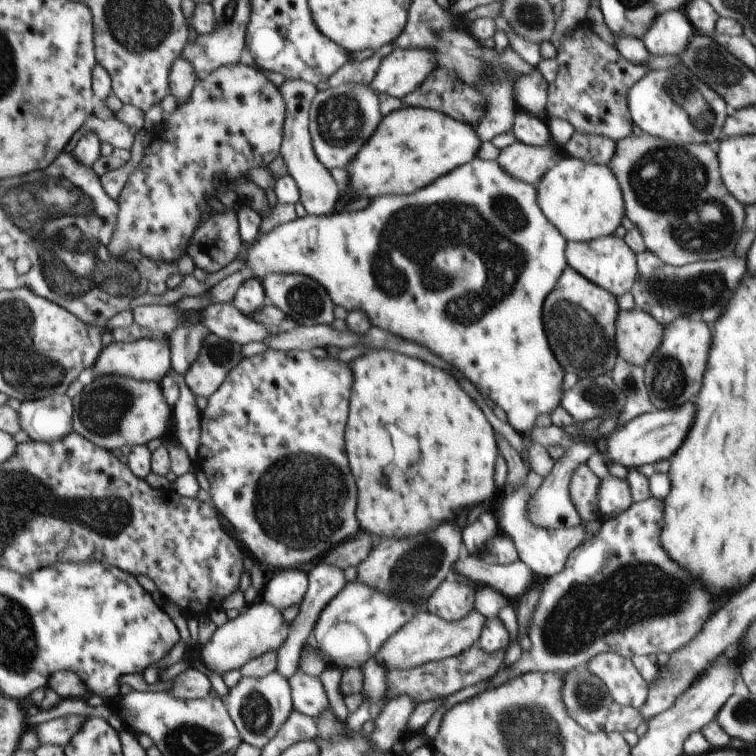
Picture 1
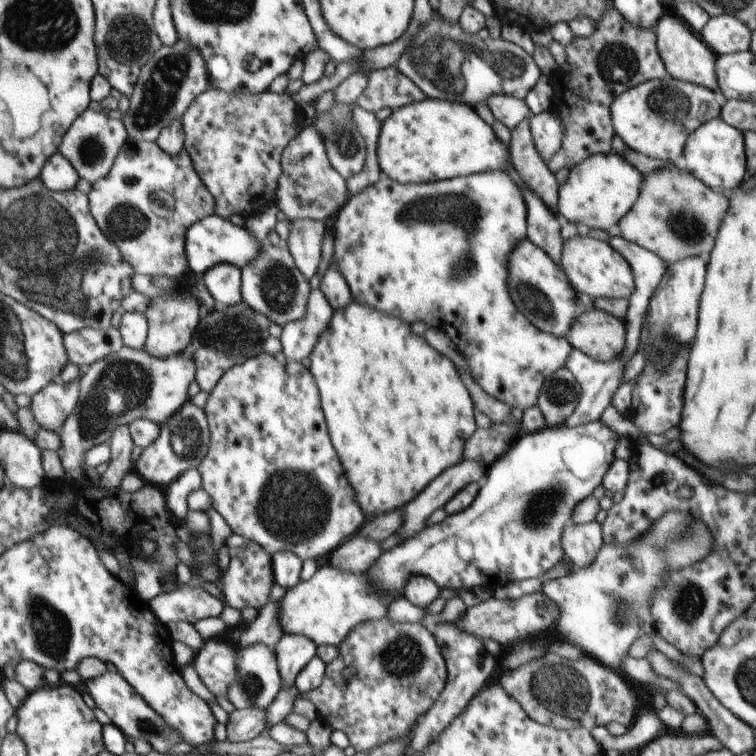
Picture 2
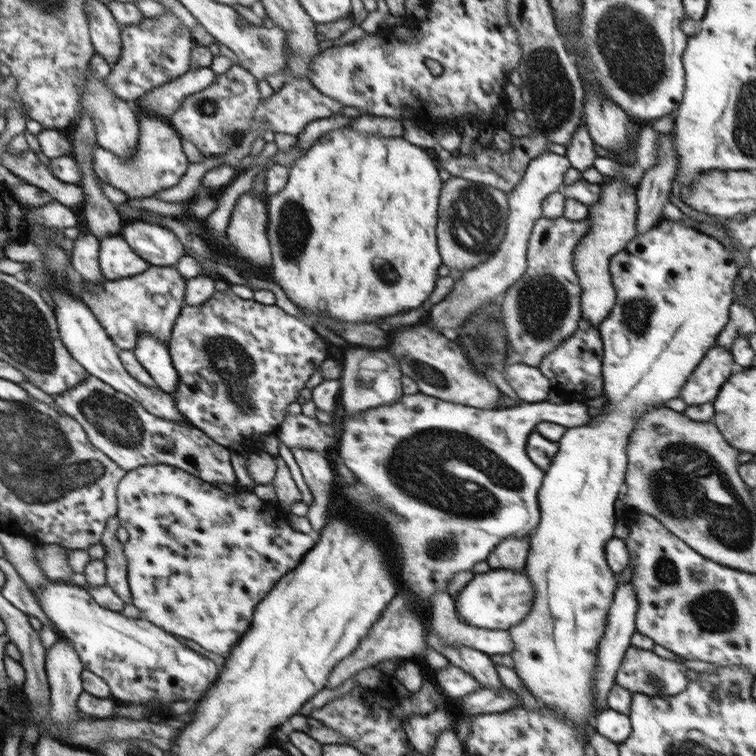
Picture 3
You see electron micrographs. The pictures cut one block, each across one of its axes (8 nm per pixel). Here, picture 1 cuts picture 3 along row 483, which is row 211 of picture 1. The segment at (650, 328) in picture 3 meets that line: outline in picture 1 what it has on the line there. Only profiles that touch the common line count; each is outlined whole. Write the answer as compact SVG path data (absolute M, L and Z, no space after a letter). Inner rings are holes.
M562 157L536 184L537 202L542 213L568 242L590 242L612 235L622 225L624 200L620 184L608 165Z

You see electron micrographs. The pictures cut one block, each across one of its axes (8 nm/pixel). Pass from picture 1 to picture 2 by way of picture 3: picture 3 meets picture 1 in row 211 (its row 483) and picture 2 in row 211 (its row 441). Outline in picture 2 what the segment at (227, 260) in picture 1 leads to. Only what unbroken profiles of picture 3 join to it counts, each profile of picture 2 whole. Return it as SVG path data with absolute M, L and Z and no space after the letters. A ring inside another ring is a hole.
M130 139L122 146L110 173L91 186L87 194L92 217L99 228L115 242L120 255L140 275L168 276L176 279L184 276L190 268L185 258L185 235L187 229L199 219L215 214L215 201L196 175L188 152L176 157L167 156L156 143L140 143Z

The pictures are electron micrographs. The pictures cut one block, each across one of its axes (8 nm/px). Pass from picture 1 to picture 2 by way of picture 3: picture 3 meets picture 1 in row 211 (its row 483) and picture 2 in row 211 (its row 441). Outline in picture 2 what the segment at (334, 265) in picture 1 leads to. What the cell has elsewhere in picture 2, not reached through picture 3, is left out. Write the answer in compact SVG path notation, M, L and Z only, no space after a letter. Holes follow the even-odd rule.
M489 171L469 176L455 177L430 183L409 183L402 185L391 180L381 172L380 180L368 186L360 194L348 198L347 203L335 216L335 262L348 287L351 290L353 300L362 305L371 307L380 312L386 312L388 316L400 318L404 322L421 320L432 328L442 329L453 341L457 350L462 352L463 358L468 362L472 370L475 382L494 399L502 402L510 408L518 407L524 411L536 405L540 388L544 382L553 376L560 368L565 367L566 360L571 352L571 345L564 337L541 332L533 326L511 302L507 286L507 255L517 246L520 240L527 238L527 205L523 191L515 183L510 173L505 171Z

